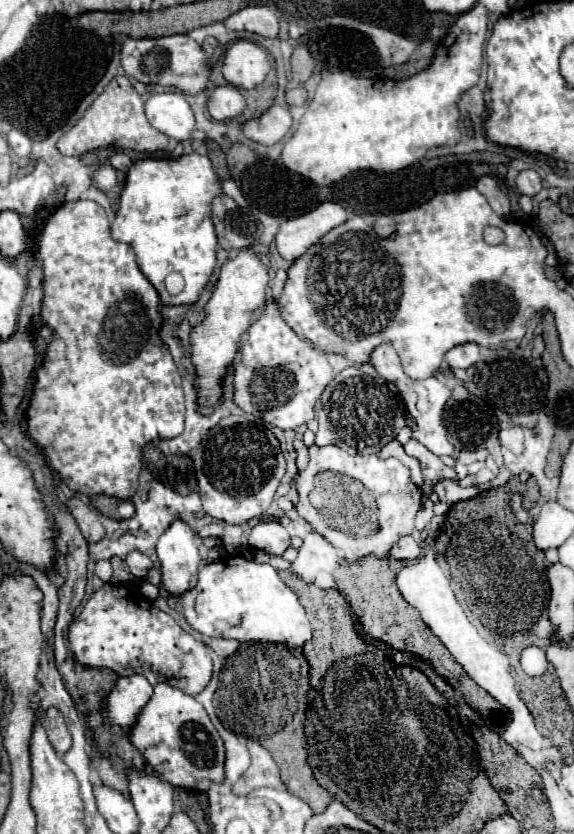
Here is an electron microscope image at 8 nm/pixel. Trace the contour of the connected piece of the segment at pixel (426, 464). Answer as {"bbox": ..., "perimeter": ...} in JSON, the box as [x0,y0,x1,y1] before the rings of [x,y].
{"bbox":[405,438,451,496],"perimeter":[[[411,438],[407,444],[405,444],[405,452],[409,456],[415,456],[421,466],[423,466],[423,474],[425,474],[425,484],[423,484],[423,494],[429,496],[431,494],[431,488],[435,486],[435,482],[439,478],[451,478],[451,470],[441,462],[439,456],[435,456],[433,452],[429,452],[423,444],[419,444],[415,438]]]}

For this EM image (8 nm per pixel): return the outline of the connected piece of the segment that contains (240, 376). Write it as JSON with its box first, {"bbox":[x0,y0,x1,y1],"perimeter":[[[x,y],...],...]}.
{"bbox":[233,270,333,430],"perimeter":[[[277,270],[263,308],[257,310],[255,320],[241,344],[241,356],[235,364],[233,386],[235,404],[247,414],[263,418],[281,430],[291,430],[307,424],[313,418],[313,408],[325,386],[333,380],[333,368],[327,358],[309,342],[299,338],[293,328],[281,318],[279,296],[283,292],[287,272]]]}

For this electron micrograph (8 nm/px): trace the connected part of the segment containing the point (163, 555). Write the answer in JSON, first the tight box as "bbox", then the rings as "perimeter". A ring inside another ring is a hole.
{"bbox":[157,520,199,596],"perimeter":[[[175,520],[157,542],[157,556],[161,560],[161,586],[171,596],[181,596],[197,584],[199,566],[199,542],[193,530]]]}

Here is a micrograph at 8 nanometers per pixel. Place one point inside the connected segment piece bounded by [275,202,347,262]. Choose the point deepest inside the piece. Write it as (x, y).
(295, 236)

